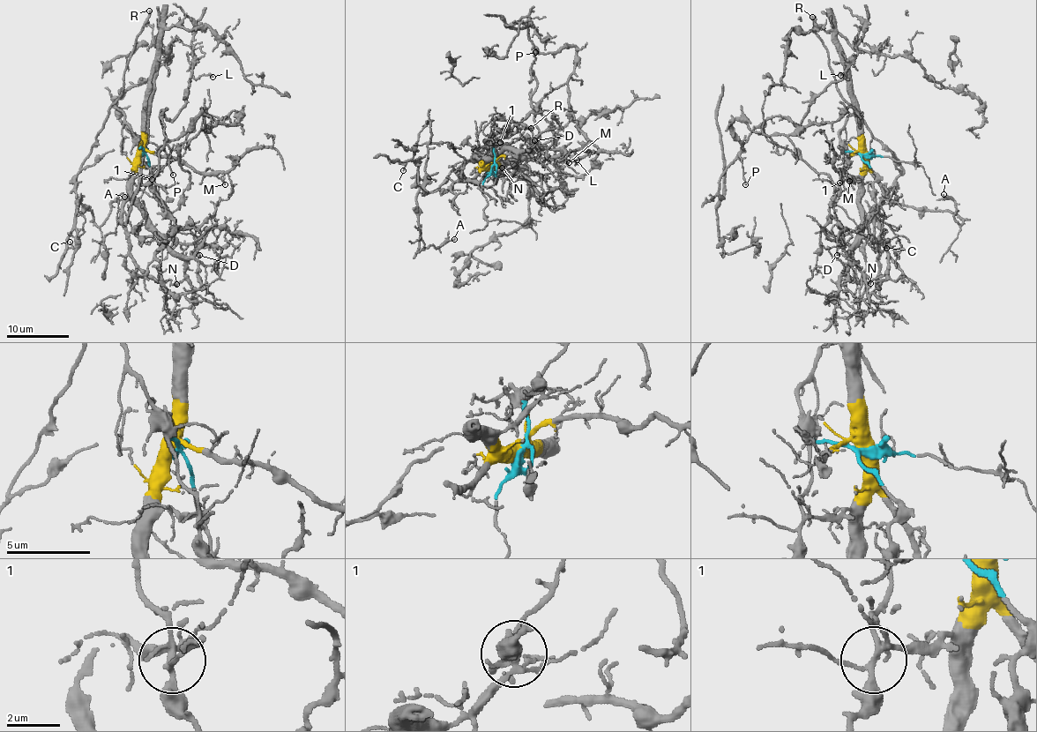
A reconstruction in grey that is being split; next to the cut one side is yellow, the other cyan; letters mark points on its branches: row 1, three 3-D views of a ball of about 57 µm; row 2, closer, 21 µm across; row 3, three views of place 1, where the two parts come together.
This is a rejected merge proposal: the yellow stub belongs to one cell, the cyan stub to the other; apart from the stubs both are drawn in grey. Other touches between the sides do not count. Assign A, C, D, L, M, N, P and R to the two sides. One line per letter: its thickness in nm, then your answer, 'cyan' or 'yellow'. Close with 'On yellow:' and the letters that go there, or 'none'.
A: 100 nm | cyan
C: 80 nm | cyan
D: 100 nm | yellow
L: 160 nm | cyan
M: 130 nm | yellow
N: 150 nm | yellow
P: 100 nm | cyan
R: 180 nm | cyan
On yellow: D, M, N

